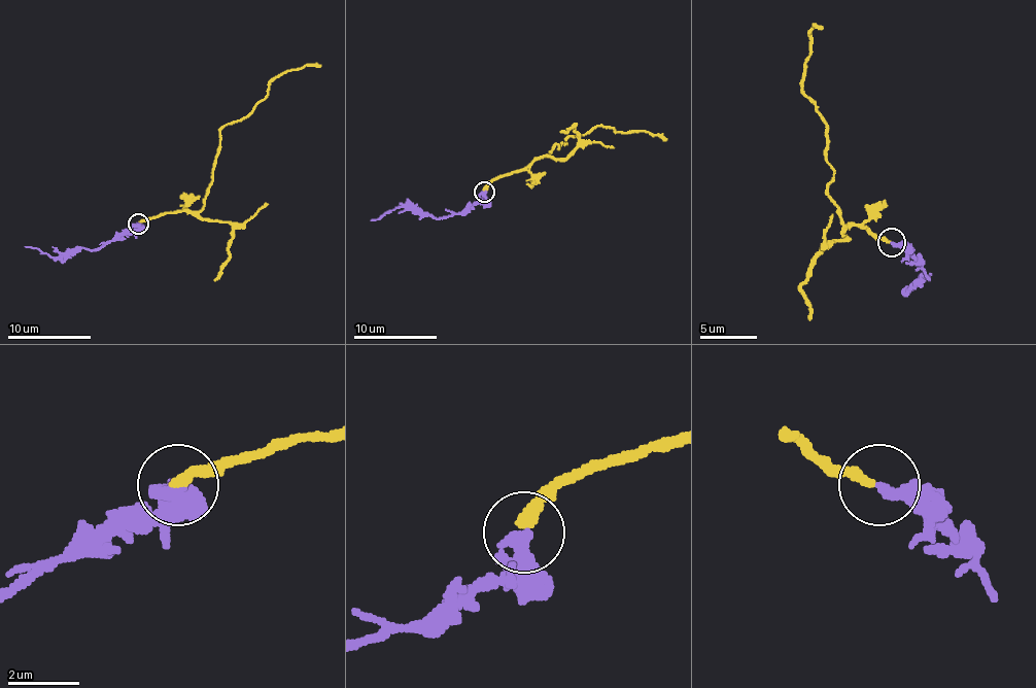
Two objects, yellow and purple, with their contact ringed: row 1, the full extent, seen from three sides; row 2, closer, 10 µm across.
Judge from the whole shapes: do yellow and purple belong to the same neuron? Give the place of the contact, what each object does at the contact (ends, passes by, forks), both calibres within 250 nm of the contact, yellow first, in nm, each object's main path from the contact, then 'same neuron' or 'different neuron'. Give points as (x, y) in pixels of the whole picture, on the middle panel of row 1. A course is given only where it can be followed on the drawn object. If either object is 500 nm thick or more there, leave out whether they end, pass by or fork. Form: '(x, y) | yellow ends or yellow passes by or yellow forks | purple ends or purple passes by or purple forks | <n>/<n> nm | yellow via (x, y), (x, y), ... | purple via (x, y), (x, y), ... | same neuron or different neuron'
(484, 192) | yellow ends | purple ends | 280/400 nm | yellow via (485, 190), (549, 155), (555, 144), (559, 148), (570, 136), (588, 134), (597, 126), (667, 140) | purple via (485, 192), (460, 212), (450, 212), (439, 218), (420, 216), (395, 206), (371, 220) | same neuron

